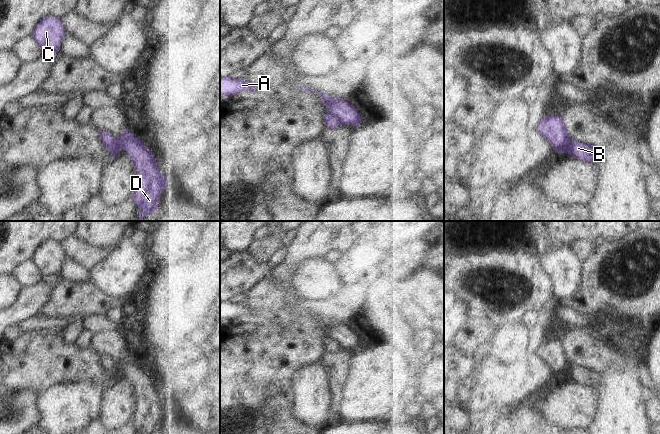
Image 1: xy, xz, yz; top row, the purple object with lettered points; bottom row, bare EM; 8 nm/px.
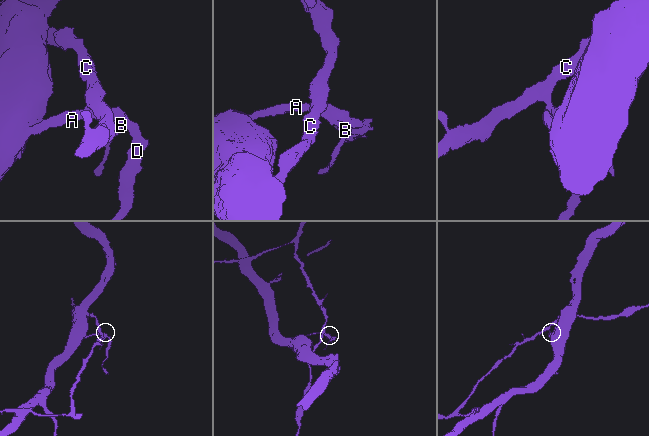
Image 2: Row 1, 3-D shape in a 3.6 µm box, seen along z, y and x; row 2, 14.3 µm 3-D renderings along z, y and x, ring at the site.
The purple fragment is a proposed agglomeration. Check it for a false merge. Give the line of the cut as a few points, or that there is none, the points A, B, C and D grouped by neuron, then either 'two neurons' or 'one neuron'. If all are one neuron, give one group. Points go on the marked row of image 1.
yz (569, 139), (566, 152) | A D / B C | two neurons

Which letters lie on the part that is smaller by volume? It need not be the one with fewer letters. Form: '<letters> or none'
B, C

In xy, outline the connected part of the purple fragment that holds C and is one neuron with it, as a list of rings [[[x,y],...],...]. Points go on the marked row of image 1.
[[[54,16],[43,18],[32,31],[35,43],[50,57],[55,57],[65,35],[60,19]]]

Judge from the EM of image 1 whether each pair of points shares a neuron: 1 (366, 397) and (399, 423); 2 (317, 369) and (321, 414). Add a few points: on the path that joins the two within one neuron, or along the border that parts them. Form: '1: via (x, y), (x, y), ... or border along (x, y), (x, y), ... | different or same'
1: border along (404, 409), (394, 413) | different
2: via (317, 380), (317, 403) | same

